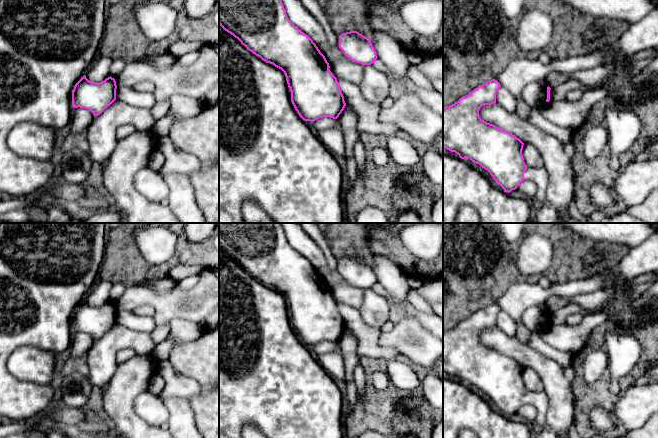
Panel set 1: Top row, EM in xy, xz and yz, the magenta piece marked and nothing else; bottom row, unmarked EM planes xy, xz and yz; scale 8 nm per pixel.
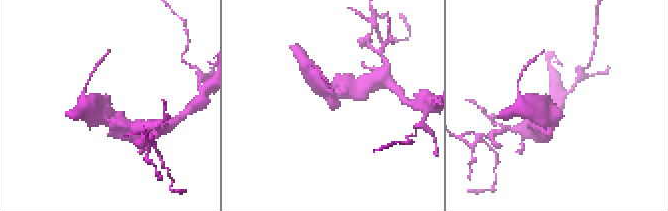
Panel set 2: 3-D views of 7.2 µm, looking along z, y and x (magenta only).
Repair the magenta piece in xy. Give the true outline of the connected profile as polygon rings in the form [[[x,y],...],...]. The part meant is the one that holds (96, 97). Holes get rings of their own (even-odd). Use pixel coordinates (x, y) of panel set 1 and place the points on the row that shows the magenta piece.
[[[84,75],[75,84],[72,91],[73,108],[85,108],[90,110],[93,113],[94,117],[98,116],[116,100],[116,89],[116,81],[111,76],[100,83],[96,83],[89,81]]]

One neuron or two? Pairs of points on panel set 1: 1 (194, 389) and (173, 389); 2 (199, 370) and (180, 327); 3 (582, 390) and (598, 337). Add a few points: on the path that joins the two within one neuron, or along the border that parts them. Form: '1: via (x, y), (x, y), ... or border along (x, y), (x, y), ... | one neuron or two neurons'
1: via (189, 389), (178, 389) | one neuron
2: border along (202, 334), (193, 340), (175, 342), (168, 356) | two neurons
3: via (584, 377), (593, 360), (595, 350) | one neuron

